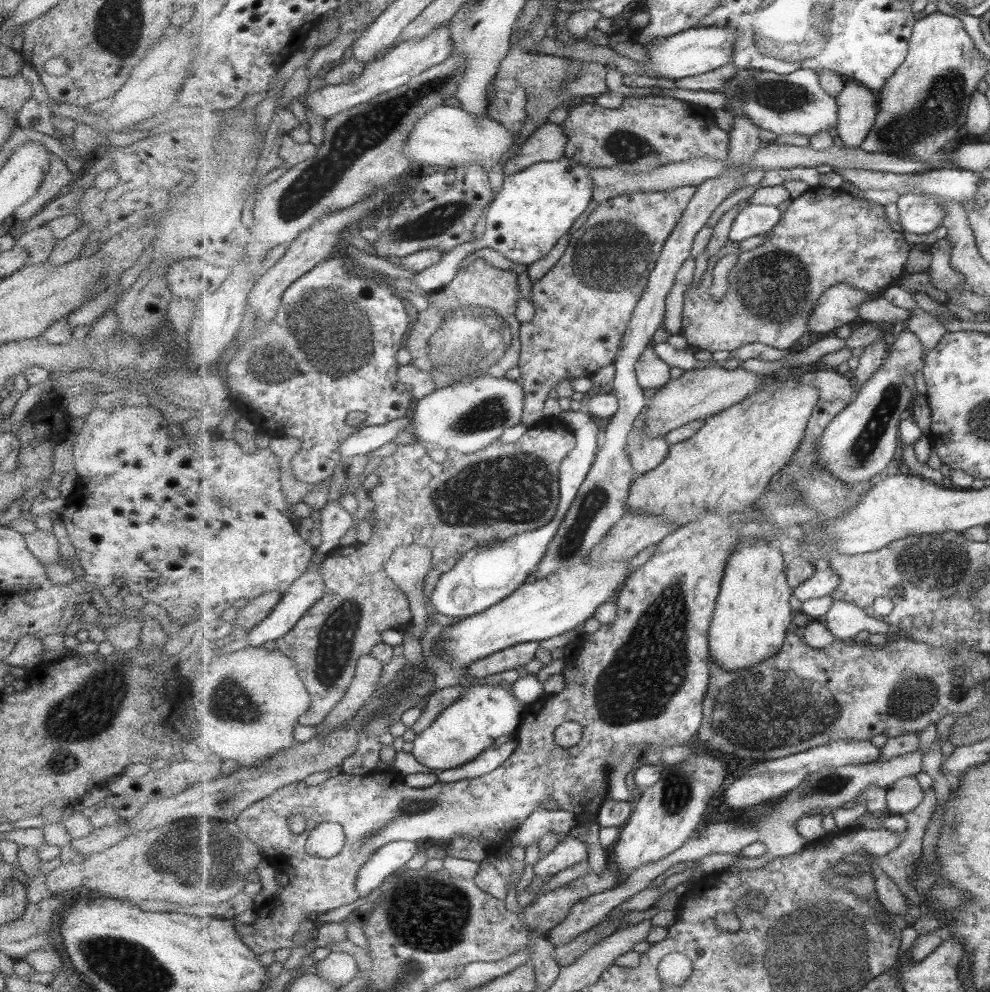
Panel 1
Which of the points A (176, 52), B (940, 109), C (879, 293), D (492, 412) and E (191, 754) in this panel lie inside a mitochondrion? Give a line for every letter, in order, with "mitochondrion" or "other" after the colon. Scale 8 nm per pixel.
A: other
B: mitochondrion
C: other
D: mitochondrion
E: other

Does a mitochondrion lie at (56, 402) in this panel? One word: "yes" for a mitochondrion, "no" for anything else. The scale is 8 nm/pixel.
no

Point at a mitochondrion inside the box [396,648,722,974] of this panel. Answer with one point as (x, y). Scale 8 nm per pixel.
(675, 797)

